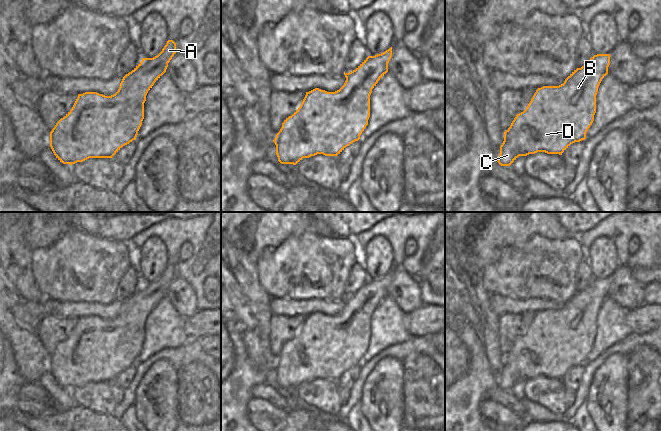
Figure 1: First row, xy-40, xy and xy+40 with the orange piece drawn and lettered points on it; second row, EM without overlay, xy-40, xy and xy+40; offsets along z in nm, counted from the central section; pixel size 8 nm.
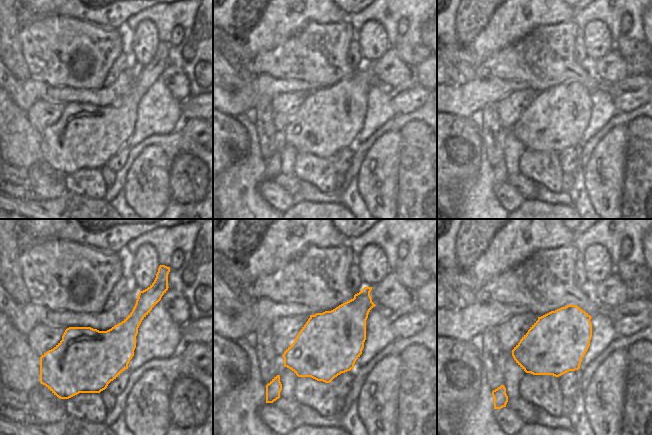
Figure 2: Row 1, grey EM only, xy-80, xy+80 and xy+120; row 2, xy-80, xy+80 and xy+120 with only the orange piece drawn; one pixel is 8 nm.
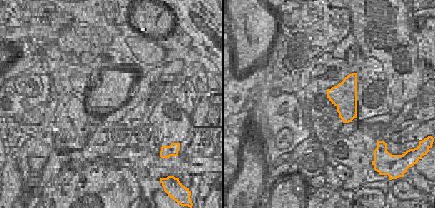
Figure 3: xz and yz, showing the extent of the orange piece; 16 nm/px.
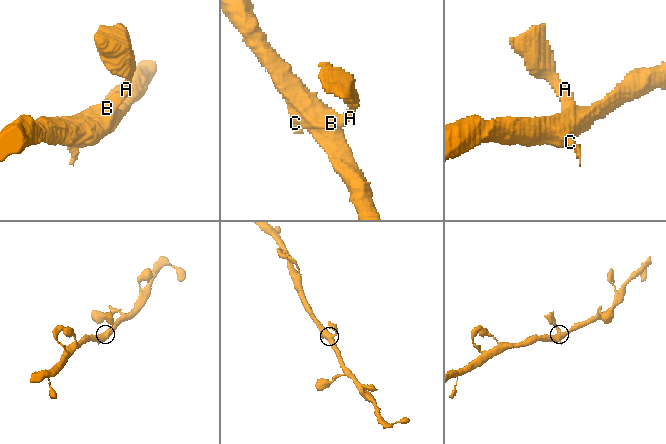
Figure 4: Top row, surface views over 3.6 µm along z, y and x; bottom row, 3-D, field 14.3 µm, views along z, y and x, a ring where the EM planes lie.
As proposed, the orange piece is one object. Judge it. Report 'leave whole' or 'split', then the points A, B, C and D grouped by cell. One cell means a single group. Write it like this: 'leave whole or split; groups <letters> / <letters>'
leave whole; groups A B C D

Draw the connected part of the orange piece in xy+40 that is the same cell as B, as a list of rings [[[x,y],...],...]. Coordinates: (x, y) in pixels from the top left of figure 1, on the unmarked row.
[[[610,278],[594,279],[587,288],[574,294],[559,310],[543,310],[534,317],[526,333],[517,338],[510,351],[504,356],[504,365],[500,370],[498,387],[510,390],[519,380],[527,380],[537,376],[547,378],[562,377],[573,367],[586,363],[586,357],[594,345],[596,337],[596,319],[602,303],[608,298]]]

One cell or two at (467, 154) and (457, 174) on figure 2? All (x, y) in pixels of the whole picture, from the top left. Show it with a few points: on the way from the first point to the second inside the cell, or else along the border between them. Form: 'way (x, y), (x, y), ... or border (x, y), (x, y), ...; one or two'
way (462, 159), (457, 164), (457, 169); one

